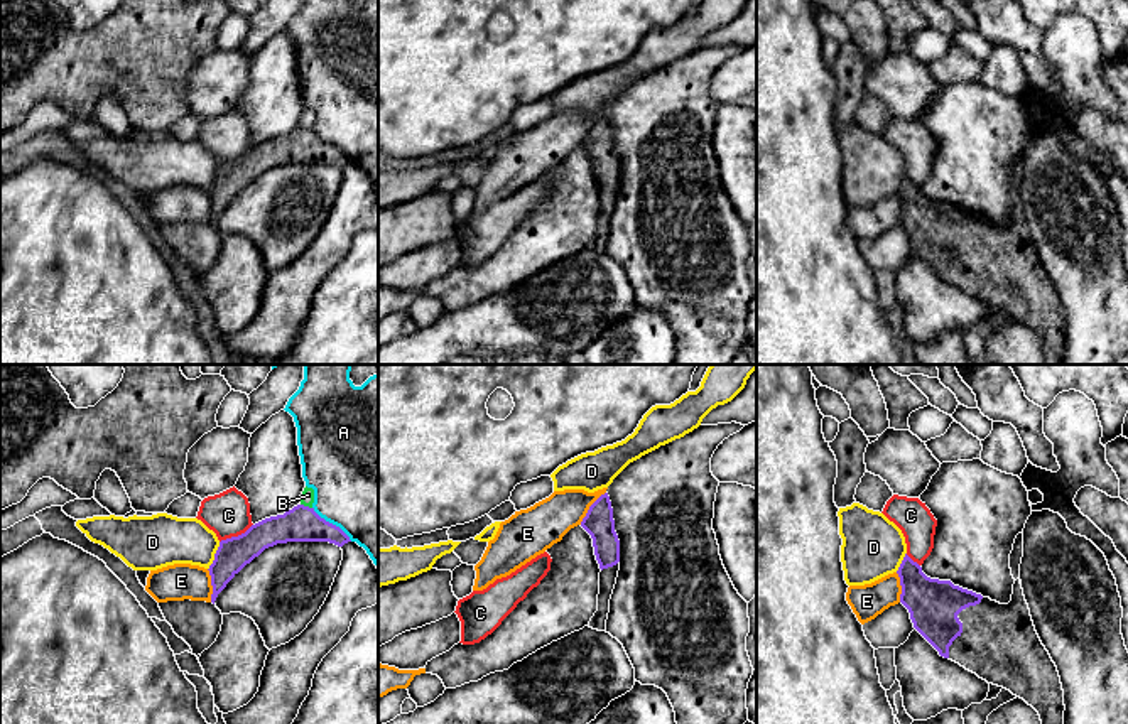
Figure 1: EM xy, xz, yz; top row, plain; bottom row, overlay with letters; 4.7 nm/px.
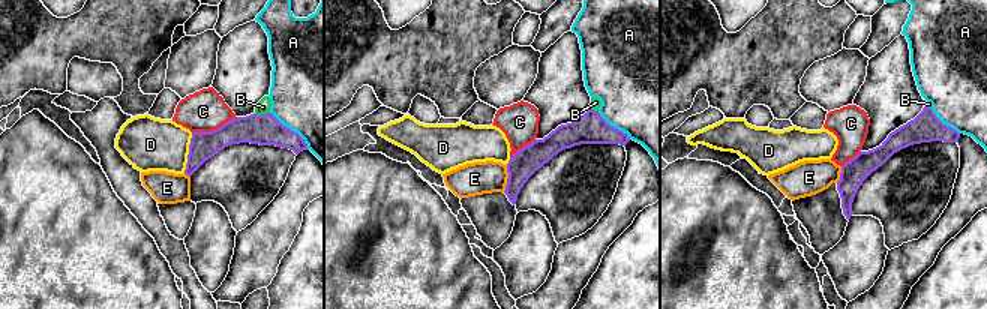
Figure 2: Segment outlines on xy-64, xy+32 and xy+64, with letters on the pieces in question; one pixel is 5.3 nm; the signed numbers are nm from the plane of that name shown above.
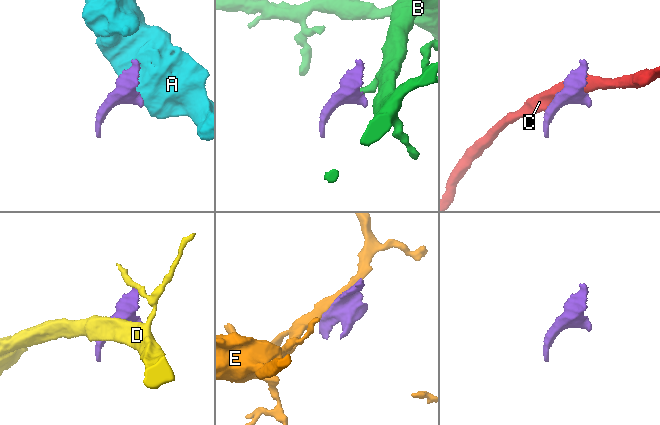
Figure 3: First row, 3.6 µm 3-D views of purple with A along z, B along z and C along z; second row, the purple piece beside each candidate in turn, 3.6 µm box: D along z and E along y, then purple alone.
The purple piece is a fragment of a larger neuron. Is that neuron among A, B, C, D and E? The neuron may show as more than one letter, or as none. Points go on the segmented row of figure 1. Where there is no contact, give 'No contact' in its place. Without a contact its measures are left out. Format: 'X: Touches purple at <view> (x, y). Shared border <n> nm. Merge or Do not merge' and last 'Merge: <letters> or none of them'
A: Touches purple at xy (331, 524). Shared border 260 nm. Do not merge
B: Touches purple at xy (306, 507). Shared border 60 nm. Do not merge
C: Touches purple at xy (235, 537). Shared border 180 nm. Do not merge
D: Touches purple at xy (215, 556). Shared border 150 nm. Do not merge
E: Touches purple at xz (590, 508). Shared border 200 nm. Do not merge
Merge: none of them

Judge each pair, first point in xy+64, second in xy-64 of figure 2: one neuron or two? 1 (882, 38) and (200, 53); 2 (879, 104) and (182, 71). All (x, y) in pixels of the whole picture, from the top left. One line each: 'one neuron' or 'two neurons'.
1: two neurons
2: two neurons

